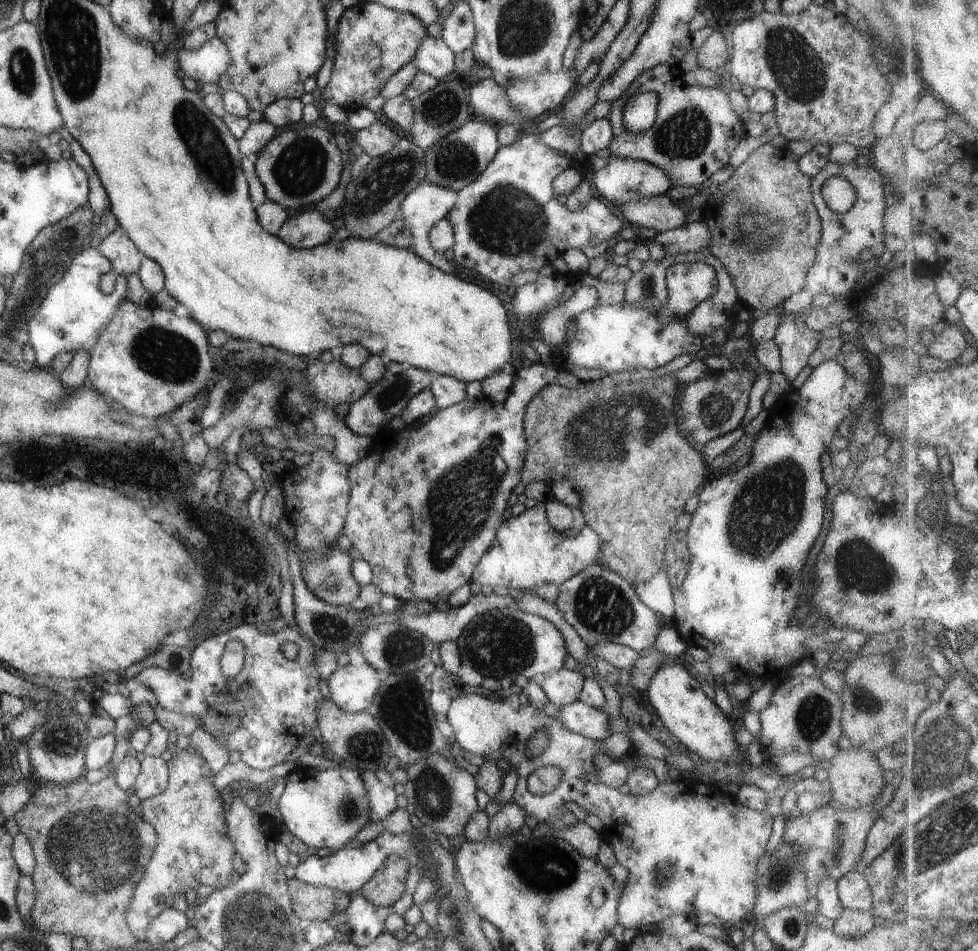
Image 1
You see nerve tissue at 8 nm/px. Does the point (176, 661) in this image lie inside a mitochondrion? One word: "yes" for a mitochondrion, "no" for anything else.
no

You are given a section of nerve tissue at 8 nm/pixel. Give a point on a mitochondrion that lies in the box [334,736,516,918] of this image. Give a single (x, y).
(433, 795)

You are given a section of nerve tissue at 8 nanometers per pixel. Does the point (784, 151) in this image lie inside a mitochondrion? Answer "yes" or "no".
no

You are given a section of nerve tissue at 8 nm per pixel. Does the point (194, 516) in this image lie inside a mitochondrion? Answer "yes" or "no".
no

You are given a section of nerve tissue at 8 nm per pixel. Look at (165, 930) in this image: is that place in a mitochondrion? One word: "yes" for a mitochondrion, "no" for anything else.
no

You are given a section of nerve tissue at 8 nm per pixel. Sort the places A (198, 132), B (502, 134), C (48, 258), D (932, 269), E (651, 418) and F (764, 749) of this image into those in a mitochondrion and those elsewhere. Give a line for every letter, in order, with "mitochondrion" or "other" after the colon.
A: mitochondrion
B: other
C: mitochondrion
D: other
E: mitochondrion
F: other

